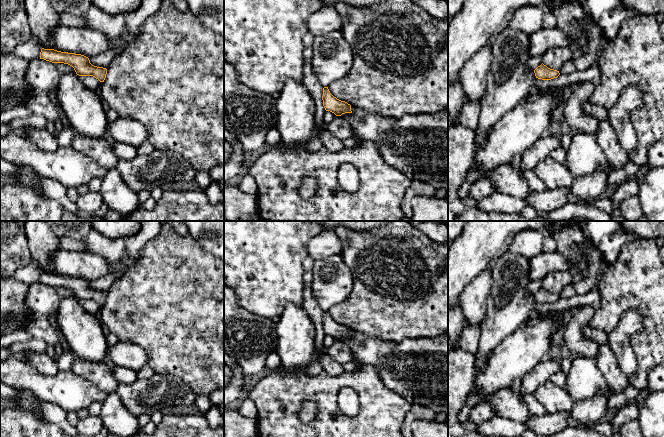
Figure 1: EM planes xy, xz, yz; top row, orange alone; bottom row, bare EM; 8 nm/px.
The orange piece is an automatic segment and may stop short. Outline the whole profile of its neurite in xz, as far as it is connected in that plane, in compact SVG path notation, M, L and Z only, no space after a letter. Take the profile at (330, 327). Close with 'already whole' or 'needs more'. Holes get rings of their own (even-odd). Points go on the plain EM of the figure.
M328 311L323 312L322 324L325 334L334 337L336 340L341 340L345 337L352 337L351 329L334 321L330 317Z; already whole

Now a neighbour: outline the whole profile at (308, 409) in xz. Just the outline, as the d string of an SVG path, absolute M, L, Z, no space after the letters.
M305 400L299 410L300 419L304 422L310 422L315 417L317 404L312 400Z

